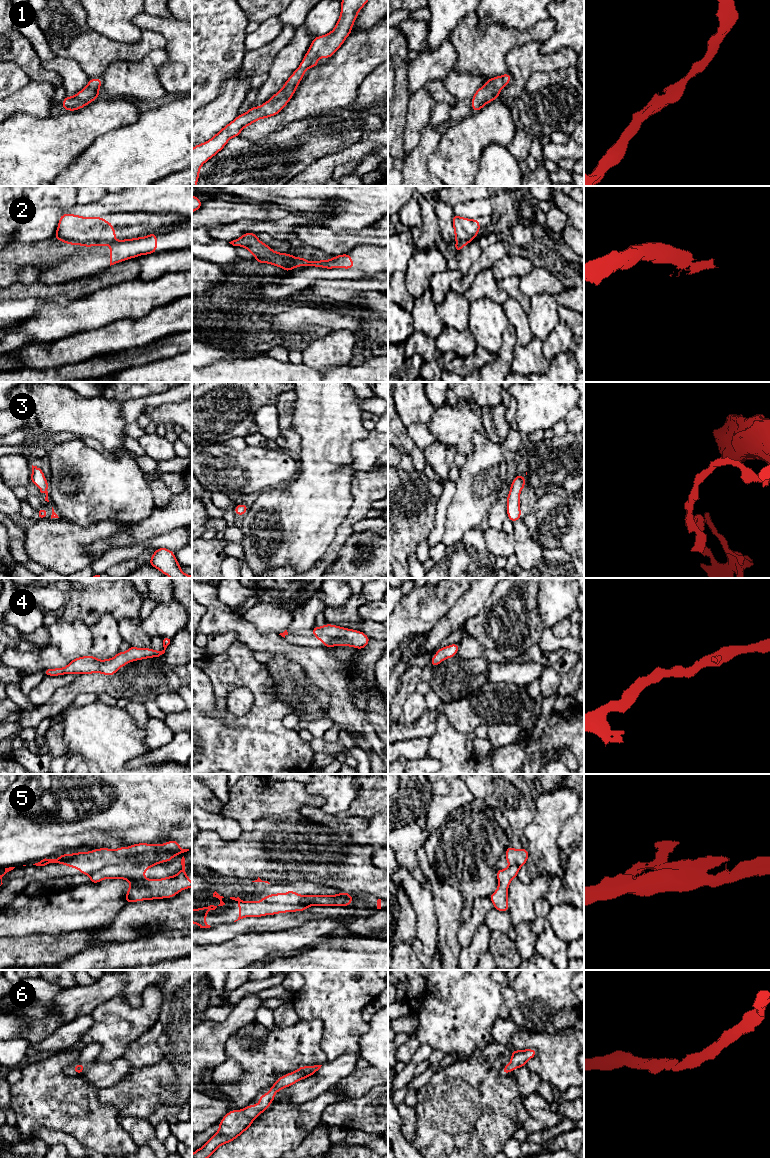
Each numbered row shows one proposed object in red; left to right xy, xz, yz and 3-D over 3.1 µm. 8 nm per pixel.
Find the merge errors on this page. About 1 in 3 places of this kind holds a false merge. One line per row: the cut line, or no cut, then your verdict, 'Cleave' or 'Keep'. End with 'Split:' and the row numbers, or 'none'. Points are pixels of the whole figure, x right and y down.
1: No split. Keep
2: Split along xy (110, 240), (90, 240), (79, 245). Cleave
3: No split. Keep
4: No split. Keep
5: Split along xy (158, 862), (123, 859), (105, 865), (90, 876). Cleave
6: No split. Keep
Split: 2, 5

